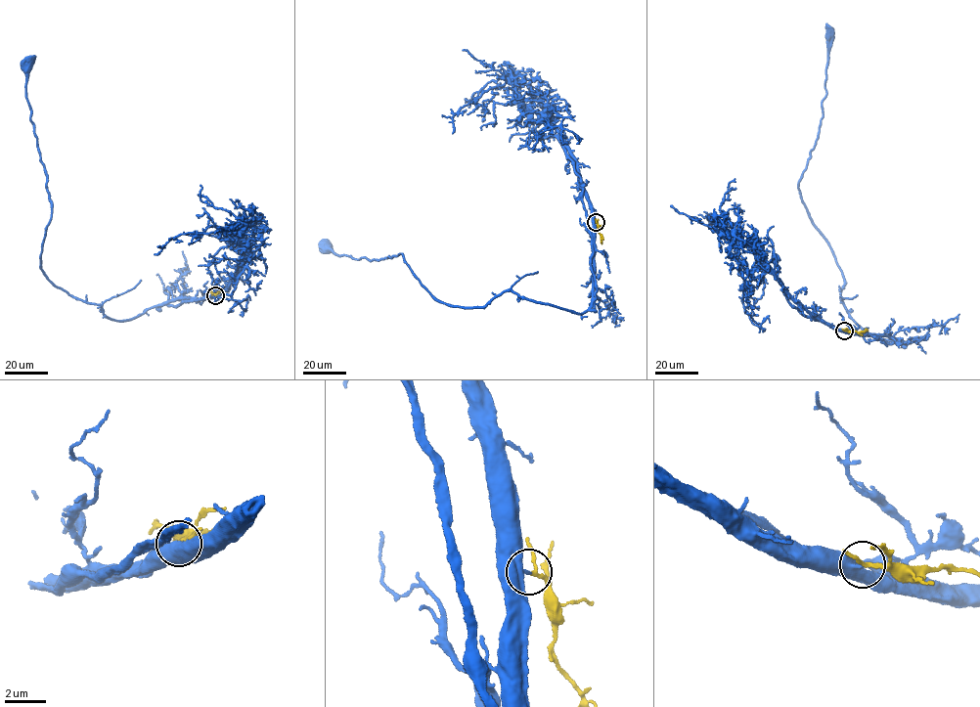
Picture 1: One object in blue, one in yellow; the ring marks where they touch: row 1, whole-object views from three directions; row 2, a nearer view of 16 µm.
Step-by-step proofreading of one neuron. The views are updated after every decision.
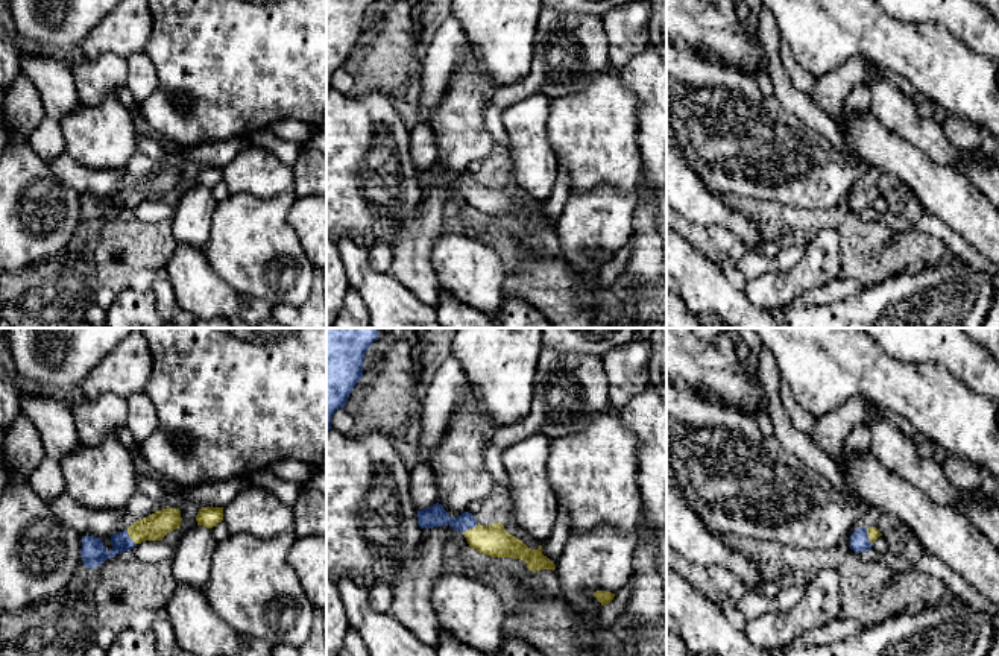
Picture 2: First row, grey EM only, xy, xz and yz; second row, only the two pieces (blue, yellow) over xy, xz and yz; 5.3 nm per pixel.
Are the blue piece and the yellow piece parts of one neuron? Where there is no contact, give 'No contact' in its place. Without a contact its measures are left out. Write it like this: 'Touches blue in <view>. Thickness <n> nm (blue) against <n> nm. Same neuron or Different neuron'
Touches blue in xz. Thickness 110 nm (blue) against 170 nm. Same neuron

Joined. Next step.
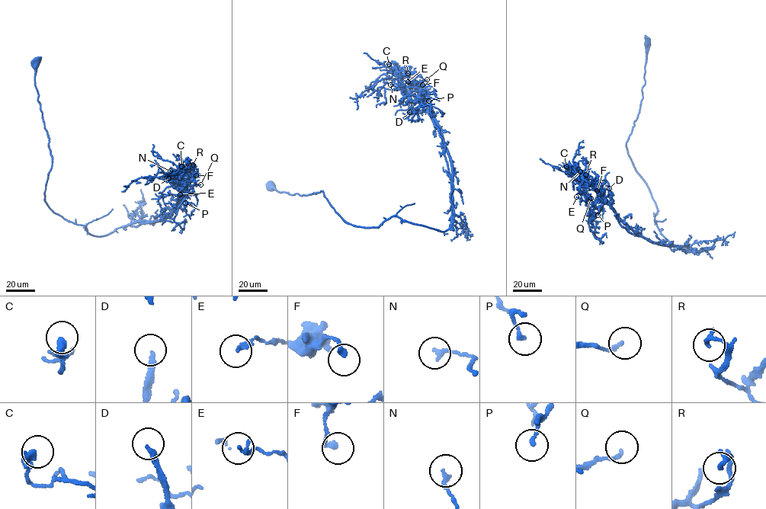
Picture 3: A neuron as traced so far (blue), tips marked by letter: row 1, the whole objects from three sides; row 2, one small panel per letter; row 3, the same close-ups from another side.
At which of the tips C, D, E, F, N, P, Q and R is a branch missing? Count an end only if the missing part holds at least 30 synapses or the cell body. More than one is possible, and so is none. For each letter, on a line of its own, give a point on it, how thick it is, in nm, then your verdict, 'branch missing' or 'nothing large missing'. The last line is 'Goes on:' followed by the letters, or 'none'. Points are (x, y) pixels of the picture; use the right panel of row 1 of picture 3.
C: (566, 166) | 340 nm | nothing large missing
D: (609, 188) | 240 nm | branch missing
E: (576, 196) | 180 nm | nothing large missing
F: (597, 190) | 180 nm | nothing large missing
N: (580, 171) | 180 nm | nothing large missing
P: (597, 215) | 160 nm | nothing large missing
Q: (591, 198) | 150 nm | nothing large missing
R: (585, 174) | 200 nm | nothing large missing
Goes on: D

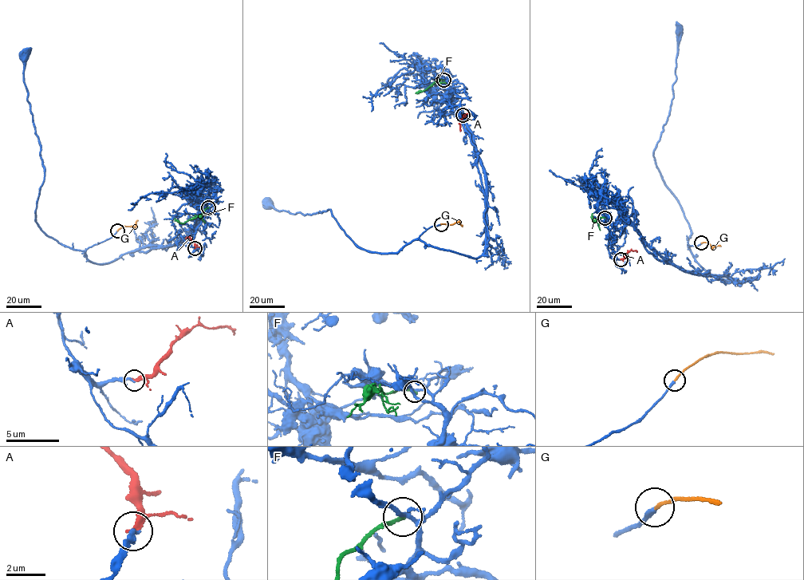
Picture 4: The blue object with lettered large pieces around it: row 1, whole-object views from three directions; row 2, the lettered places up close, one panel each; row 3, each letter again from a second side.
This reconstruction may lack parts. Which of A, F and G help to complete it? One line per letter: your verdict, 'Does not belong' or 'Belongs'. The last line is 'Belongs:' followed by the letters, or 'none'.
A: Belongs
F: Does not belong
G: Belongs
Belongs: A, G

